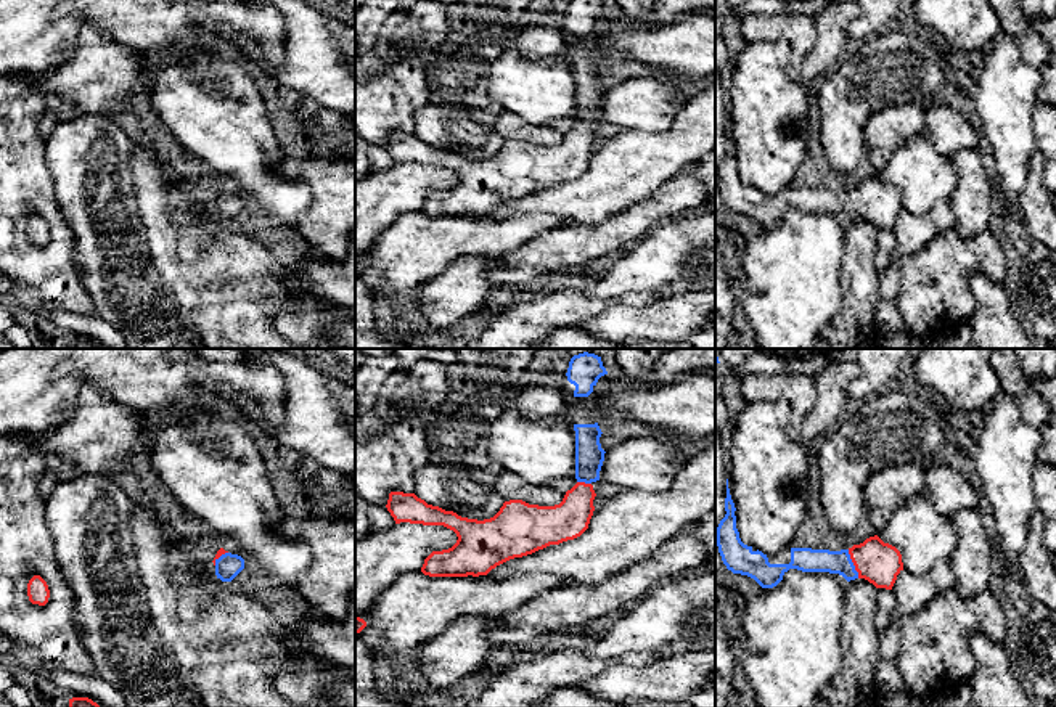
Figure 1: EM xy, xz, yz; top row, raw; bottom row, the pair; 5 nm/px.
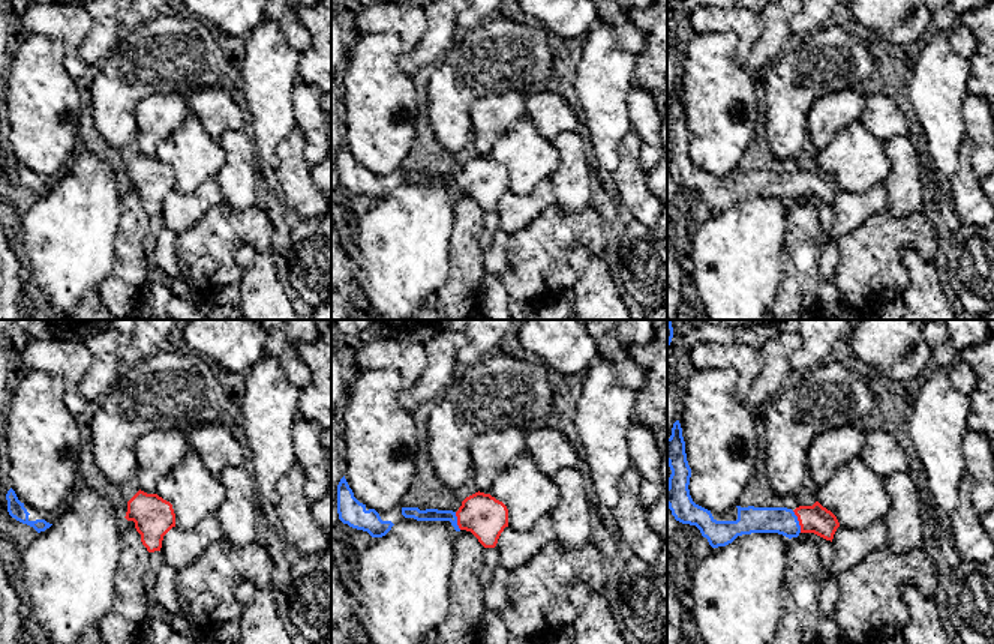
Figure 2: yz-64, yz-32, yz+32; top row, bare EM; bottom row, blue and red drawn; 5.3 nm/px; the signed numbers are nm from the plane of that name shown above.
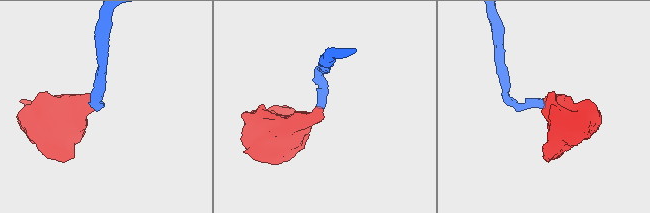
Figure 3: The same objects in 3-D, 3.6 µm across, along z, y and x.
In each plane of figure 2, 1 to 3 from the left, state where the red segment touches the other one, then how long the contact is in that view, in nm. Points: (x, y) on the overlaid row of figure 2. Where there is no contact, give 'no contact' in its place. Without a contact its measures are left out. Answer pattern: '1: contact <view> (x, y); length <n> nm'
1: no contact
2: contact yz-32 (456, 521); length 100 nm
3: contact yz+32 (798, 521); length 130 nm

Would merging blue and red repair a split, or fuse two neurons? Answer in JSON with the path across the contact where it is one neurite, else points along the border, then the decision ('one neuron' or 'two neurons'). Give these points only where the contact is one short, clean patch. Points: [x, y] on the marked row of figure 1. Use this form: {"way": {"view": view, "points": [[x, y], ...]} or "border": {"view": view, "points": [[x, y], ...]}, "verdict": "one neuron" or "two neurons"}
{"way": {"view": "yz", "points": [[806, 559], [852, 564], [880, 563]]}, "verdict": "one neuron"}

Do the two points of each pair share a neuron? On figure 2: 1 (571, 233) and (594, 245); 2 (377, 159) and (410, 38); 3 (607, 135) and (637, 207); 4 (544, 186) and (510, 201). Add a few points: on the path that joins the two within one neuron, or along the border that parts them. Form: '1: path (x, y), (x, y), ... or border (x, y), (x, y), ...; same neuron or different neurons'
1: path (577, 233), (588, 239); same neuron
2: border (401, 39), (402, 47); different neurons
3: border (631, 131), (618, 149), (618, 167), (612, 173); different neurons
4: path (535, 195), (529, 201), (519, 201); same neuron

